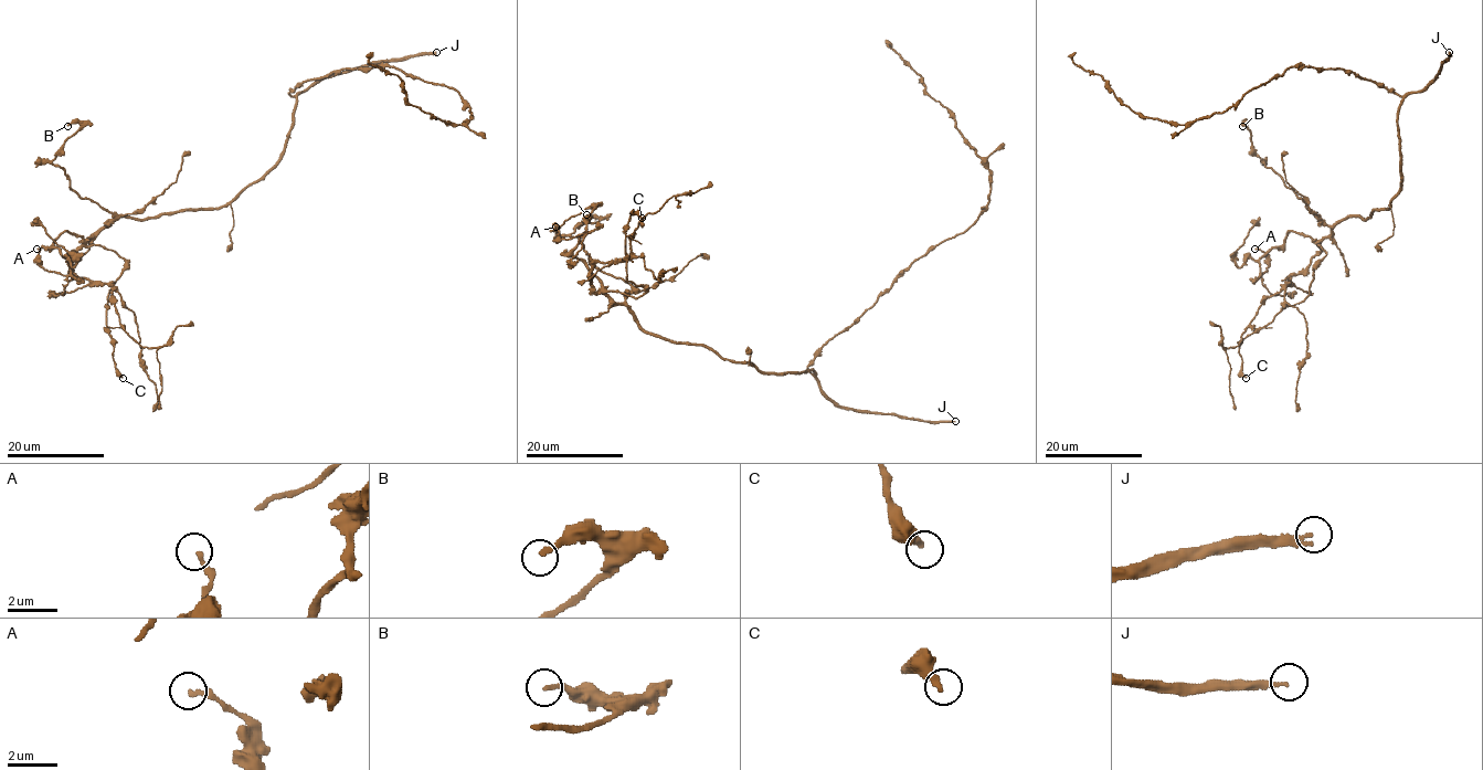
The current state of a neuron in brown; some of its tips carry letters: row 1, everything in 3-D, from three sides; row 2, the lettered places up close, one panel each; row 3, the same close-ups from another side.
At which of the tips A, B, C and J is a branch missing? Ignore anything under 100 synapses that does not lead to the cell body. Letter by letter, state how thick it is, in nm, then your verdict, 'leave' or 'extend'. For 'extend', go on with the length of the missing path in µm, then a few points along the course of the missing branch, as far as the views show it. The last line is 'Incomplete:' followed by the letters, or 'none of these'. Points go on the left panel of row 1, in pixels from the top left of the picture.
A: 200 nm | leave
B: 200 nm | leave
C: 300 nm | leave
J: 220 nm | extend | 300 µm
Incomplete: J

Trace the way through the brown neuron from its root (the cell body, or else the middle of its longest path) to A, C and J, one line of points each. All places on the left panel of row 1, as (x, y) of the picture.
A: (288, 130), (222, 206), (64, 231), (67, 275), (36, 249)
C: (288, 130), (284, 155), (224, 204), (118, 217), (86, 242), (126, 262), (107, 309), (123, 378)
J: (288, 130), (296, 98), (321, 77), (436, 52)

